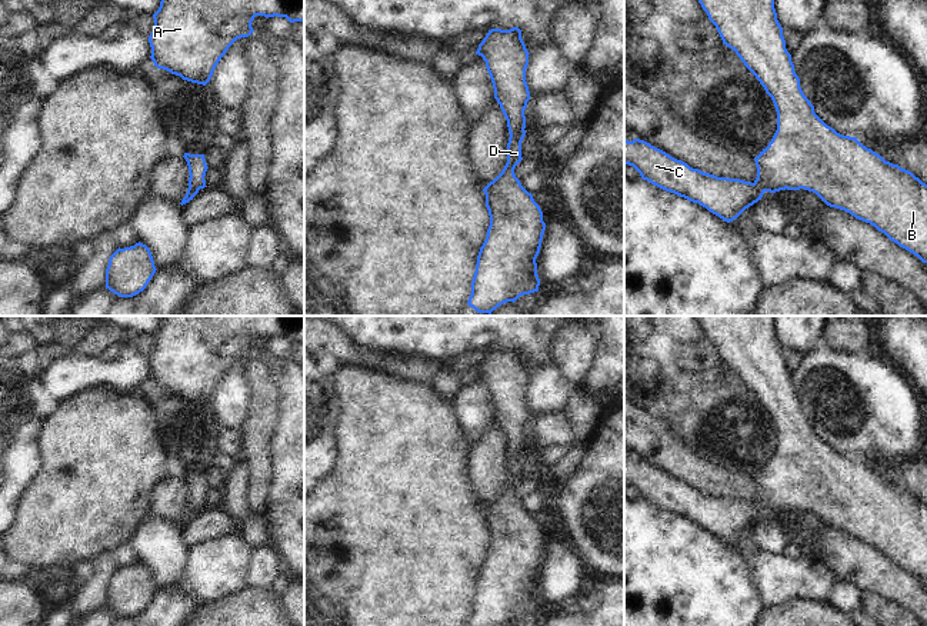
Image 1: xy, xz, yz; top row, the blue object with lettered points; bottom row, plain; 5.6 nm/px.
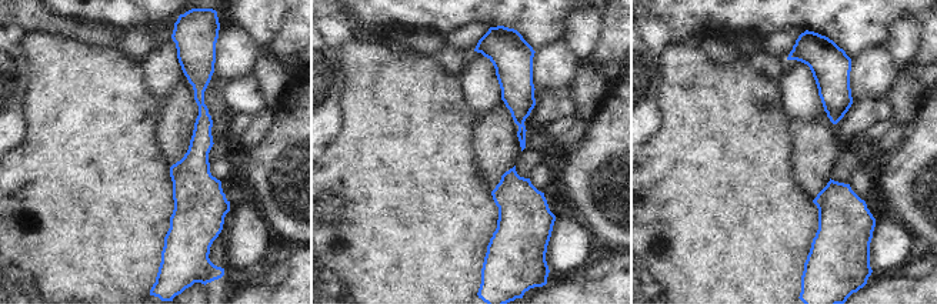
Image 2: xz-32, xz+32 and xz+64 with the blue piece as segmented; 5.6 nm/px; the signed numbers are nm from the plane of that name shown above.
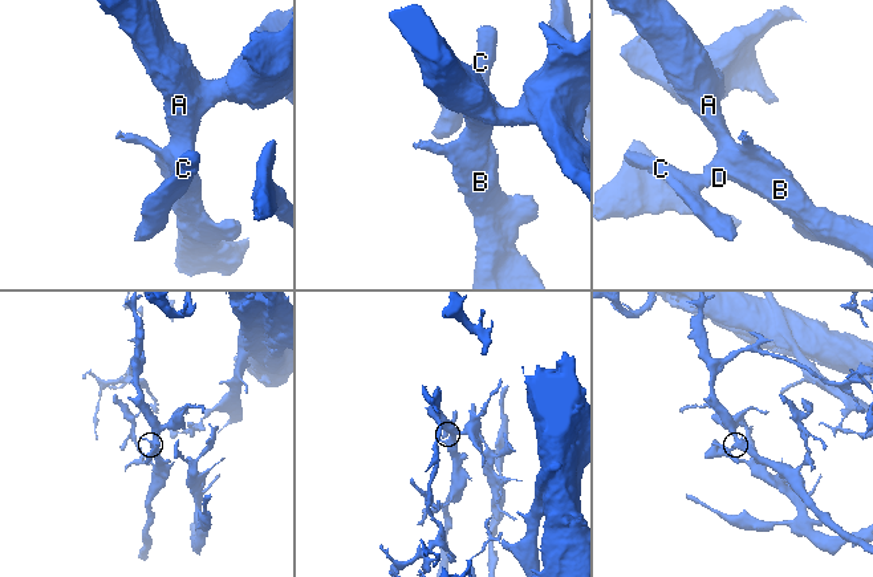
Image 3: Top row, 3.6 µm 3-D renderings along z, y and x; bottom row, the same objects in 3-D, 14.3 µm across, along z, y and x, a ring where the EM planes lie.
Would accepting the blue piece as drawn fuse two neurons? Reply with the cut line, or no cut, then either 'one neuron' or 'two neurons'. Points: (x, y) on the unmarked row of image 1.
no cut | one neuron

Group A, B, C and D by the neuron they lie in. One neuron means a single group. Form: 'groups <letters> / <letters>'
groups A B C D

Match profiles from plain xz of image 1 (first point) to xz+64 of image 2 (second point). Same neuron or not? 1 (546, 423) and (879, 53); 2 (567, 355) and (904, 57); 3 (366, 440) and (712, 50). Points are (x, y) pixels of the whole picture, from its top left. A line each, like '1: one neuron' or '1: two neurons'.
1: two neurons
2: one neuron
3: two neurons

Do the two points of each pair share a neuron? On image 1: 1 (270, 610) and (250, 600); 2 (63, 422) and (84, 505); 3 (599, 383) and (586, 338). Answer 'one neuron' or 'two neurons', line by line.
1: one neuron
2: one neuron
3: two neurons

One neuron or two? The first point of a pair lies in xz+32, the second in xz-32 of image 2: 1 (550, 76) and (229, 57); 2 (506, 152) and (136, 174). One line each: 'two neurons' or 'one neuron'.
1: one neuron
2: two neurons

